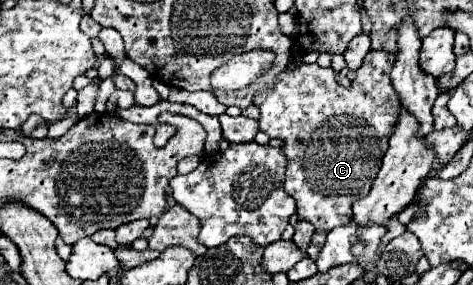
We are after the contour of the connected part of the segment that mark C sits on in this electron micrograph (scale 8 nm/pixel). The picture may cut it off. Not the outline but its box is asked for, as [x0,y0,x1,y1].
[254,51,400,261]

